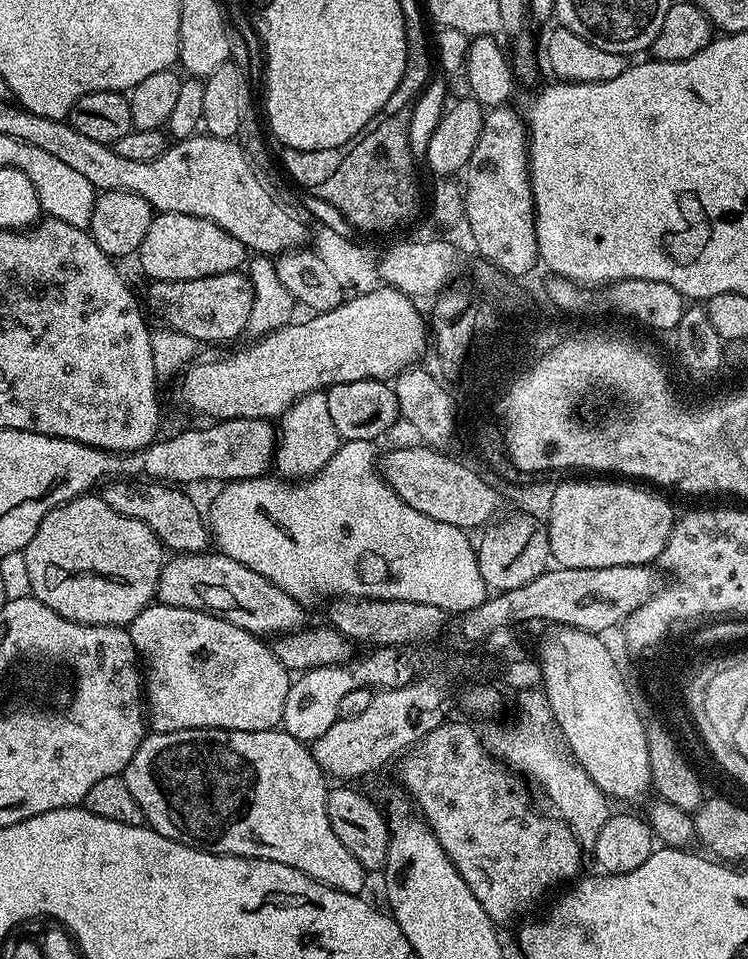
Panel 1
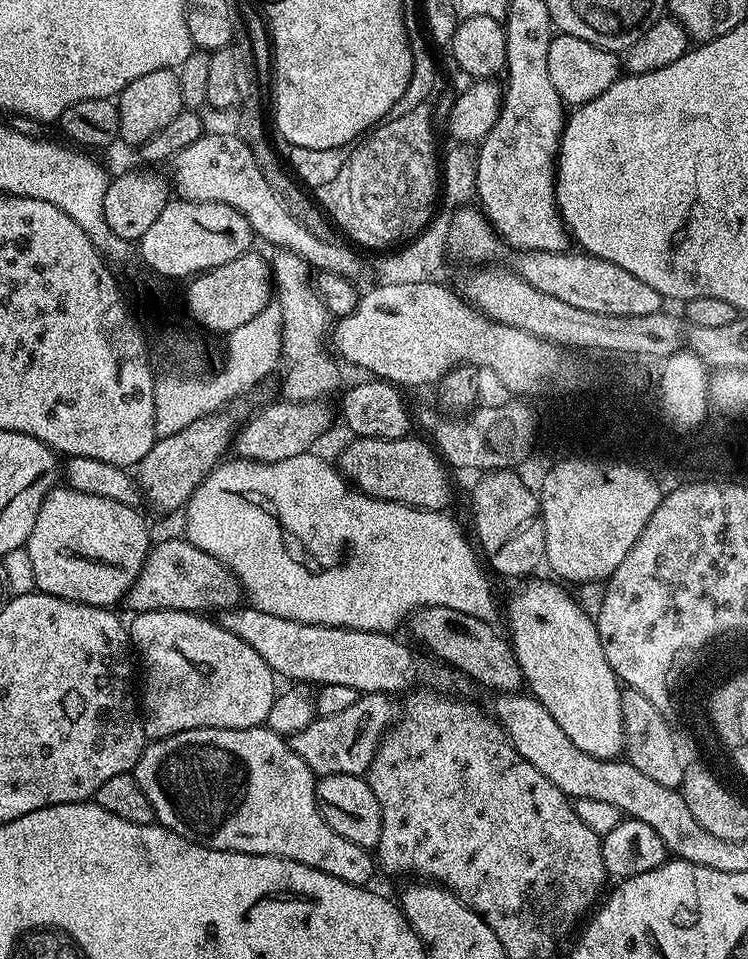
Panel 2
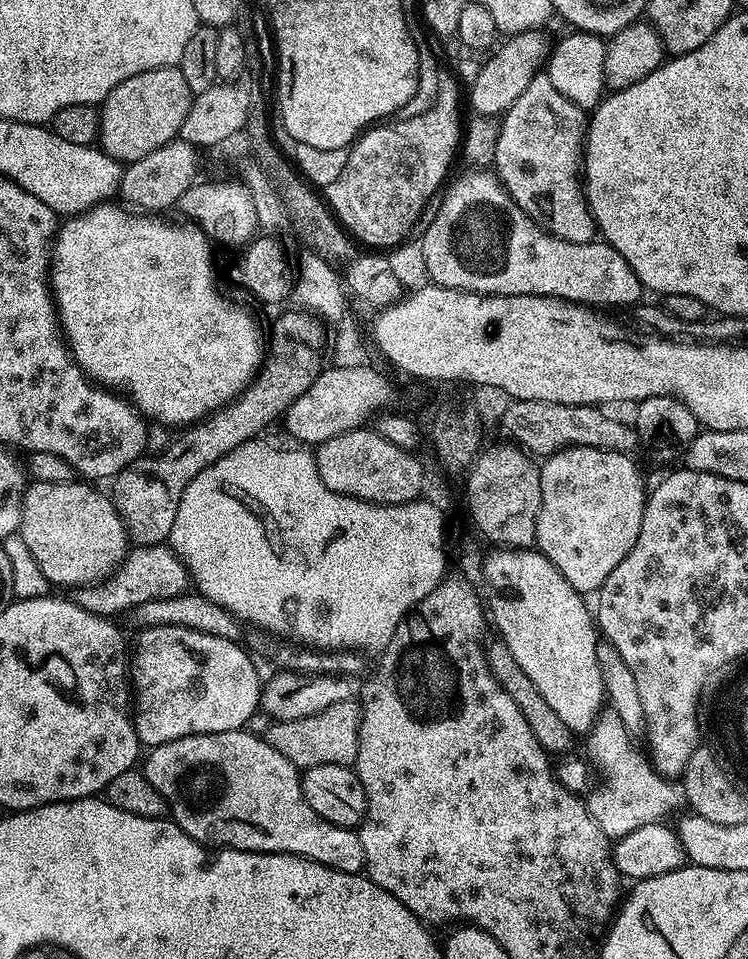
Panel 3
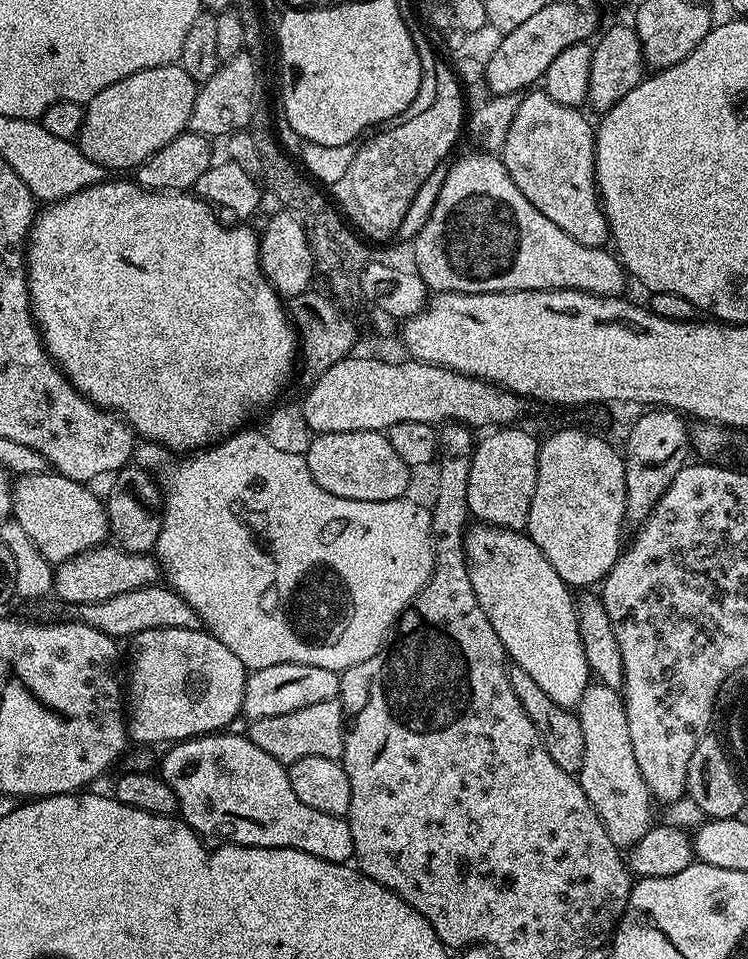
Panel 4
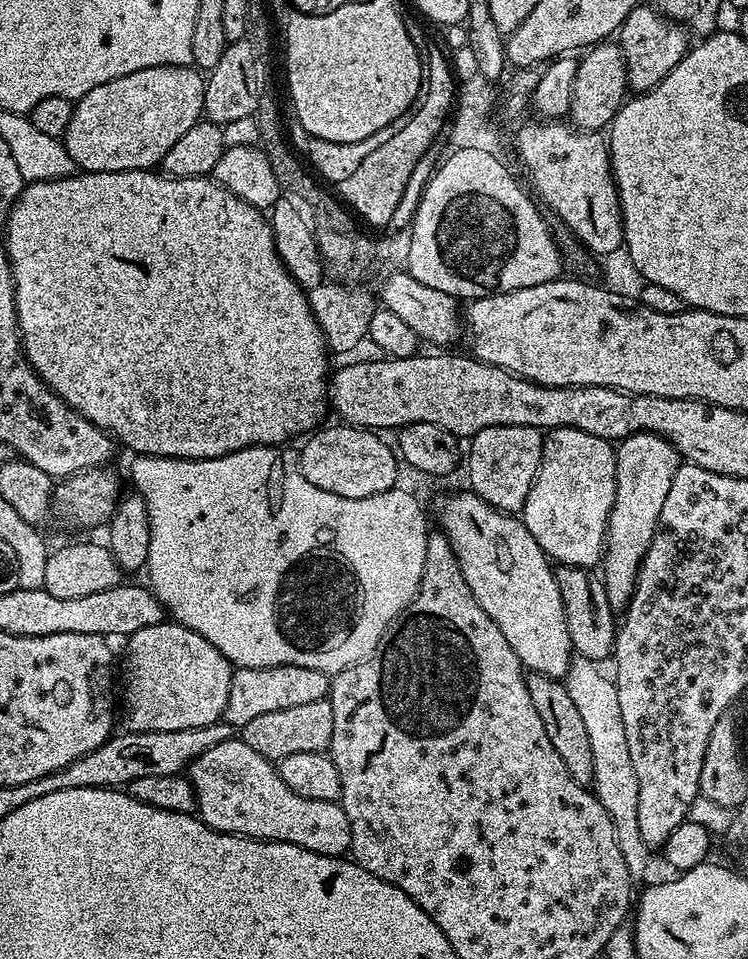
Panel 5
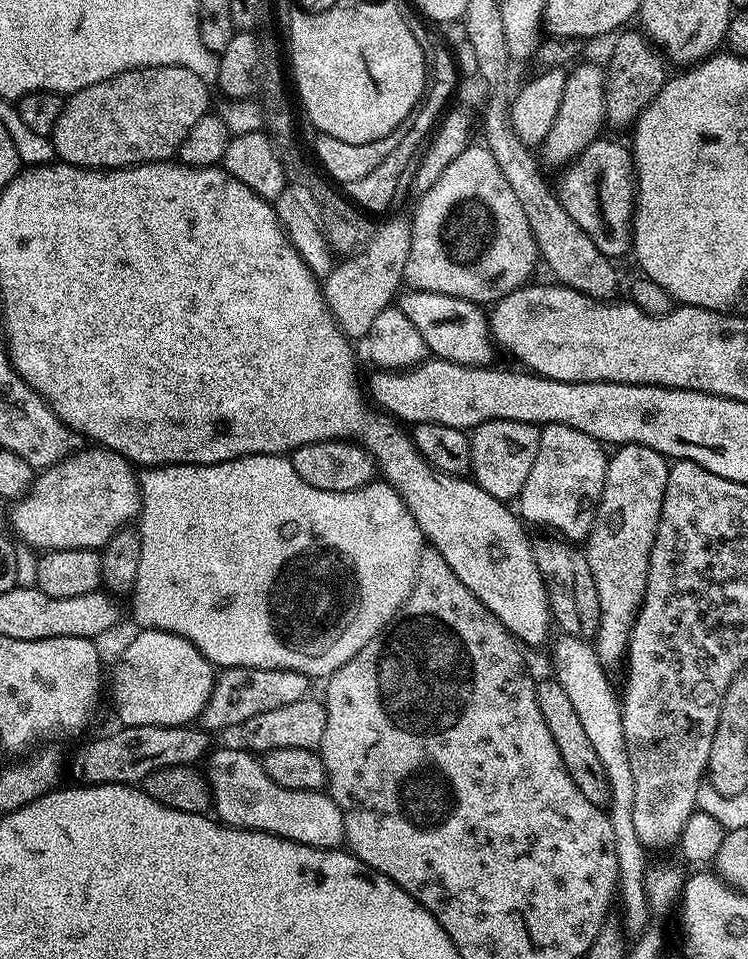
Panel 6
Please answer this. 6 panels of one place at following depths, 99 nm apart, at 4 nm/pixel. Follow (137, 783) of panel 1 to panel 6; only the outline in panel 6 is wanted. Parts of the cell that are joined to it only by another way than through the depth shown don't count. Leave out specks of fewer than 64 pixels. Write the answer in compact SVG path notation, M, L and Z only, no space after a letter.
M243 747L220 748L207 757L206 779L215 815L229 828L268 832L311 848L339 849L344 844L342 810L323 791L307 792L278 786L264 773L264 765Z

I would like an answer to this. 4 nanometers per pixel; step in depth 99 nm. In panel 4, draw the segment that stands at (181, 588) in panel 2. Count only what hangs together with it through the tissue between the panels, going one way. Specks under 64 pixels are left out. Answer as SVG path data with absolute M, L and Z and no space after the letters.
M108 547L91 548L88 552L80 552L77 556L71 556L69 560L55 565L52 587L55 599L58 598L69 606L106 602L110 598L118 598L118 594L155 585L161 579L162 569L155 555L121 552L119 547Z

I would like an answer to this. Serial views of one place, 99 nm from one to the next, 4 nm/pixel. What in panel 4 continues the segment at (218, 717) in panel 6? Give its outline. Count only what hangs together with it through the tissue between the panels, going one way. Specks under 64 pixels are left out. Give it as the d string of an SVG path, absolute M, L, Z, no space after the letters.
M279 664L266 666L248 673L244 691L243 715L249 721L270 718L274 714L290 714L290 710L302 710L302 706L314 706L314 702L335 700L340 695L340 673L322 666L305 664Z

